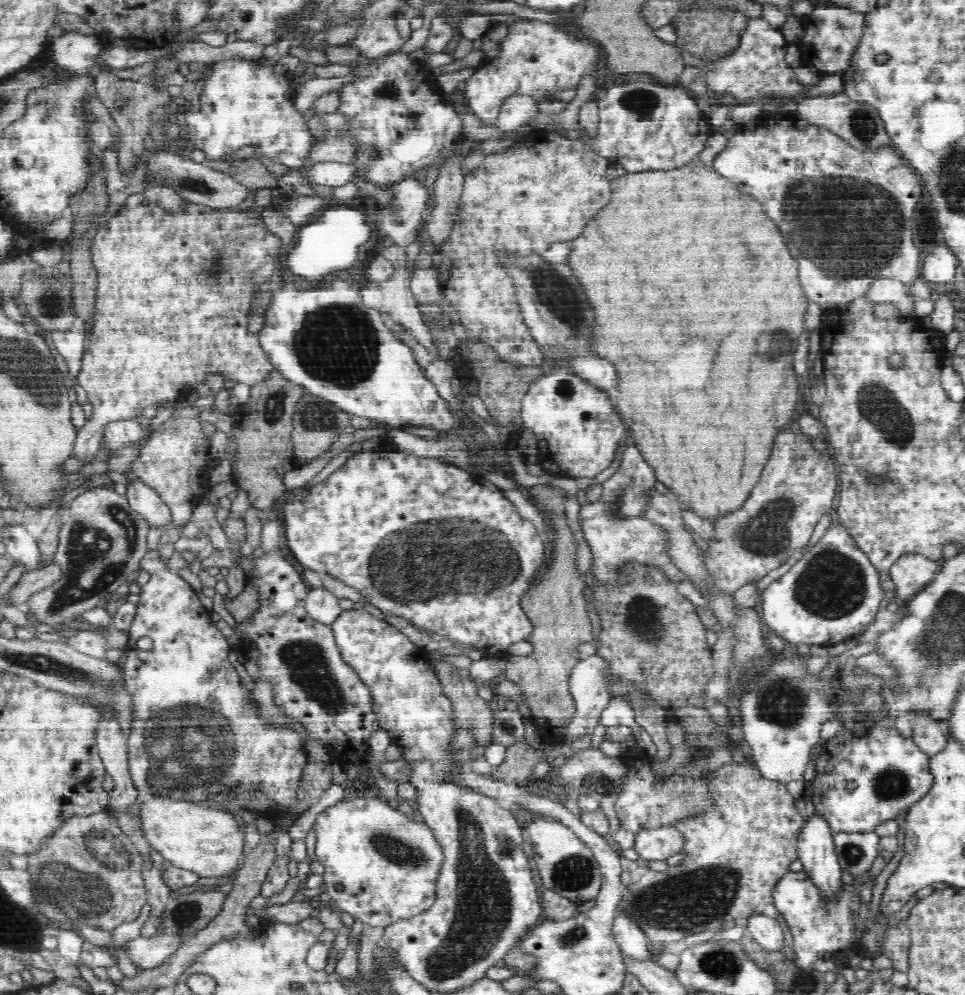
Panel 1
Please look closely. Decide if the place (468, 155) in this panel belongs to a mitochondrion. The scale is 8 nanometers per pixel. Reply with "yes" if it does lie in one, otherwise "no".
no

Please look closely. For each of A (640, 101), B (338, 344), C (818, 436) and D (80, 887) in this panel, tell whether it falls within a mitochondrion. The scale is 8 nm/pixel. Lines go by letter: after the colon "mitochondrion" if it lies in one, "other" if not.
A: mitochondrion
B: mitochondrion
C: other
D: mitochondrion

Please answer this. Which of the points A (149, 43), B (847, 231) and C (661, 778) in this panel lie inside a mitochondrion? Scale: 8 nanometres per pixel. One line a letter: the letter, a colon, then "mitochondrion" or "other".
A: other
B: mitochondrion
C: other

